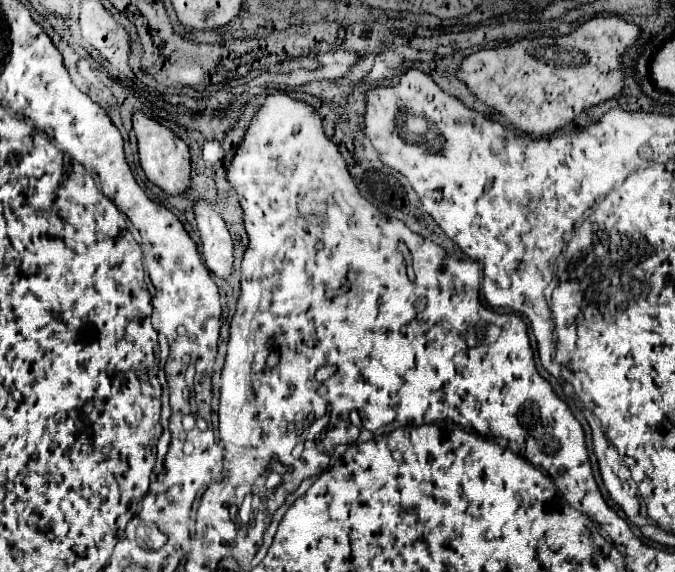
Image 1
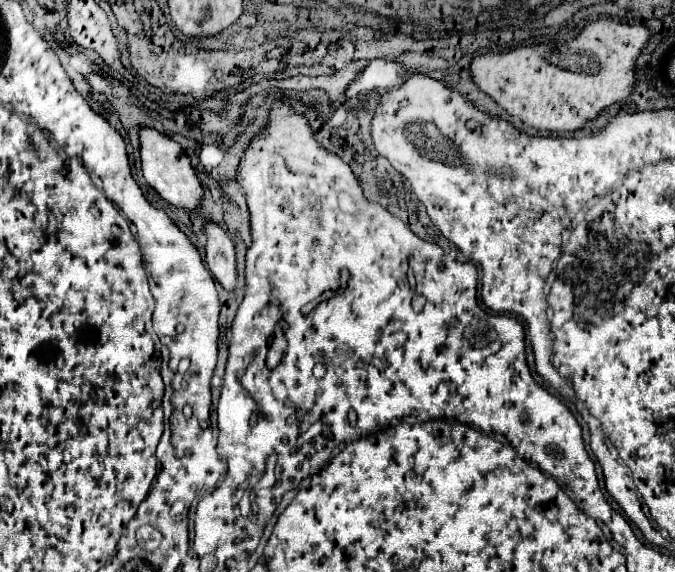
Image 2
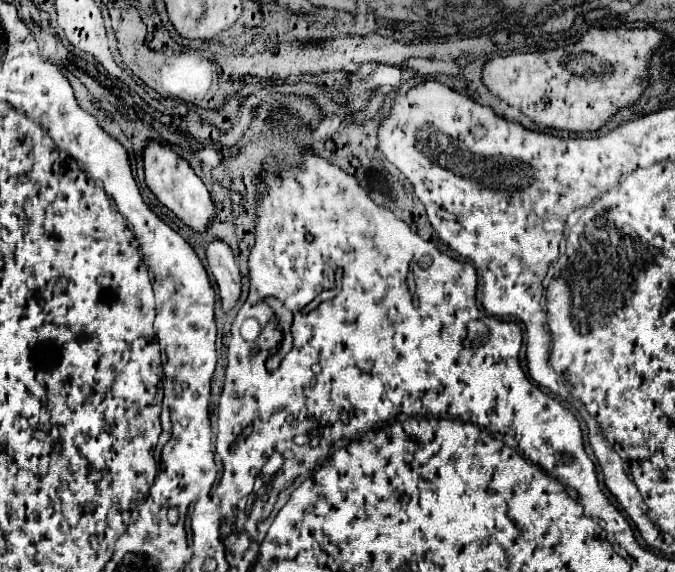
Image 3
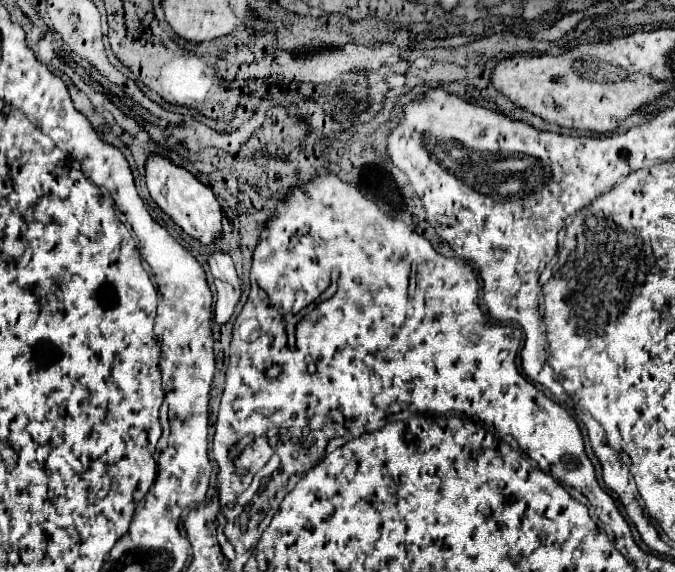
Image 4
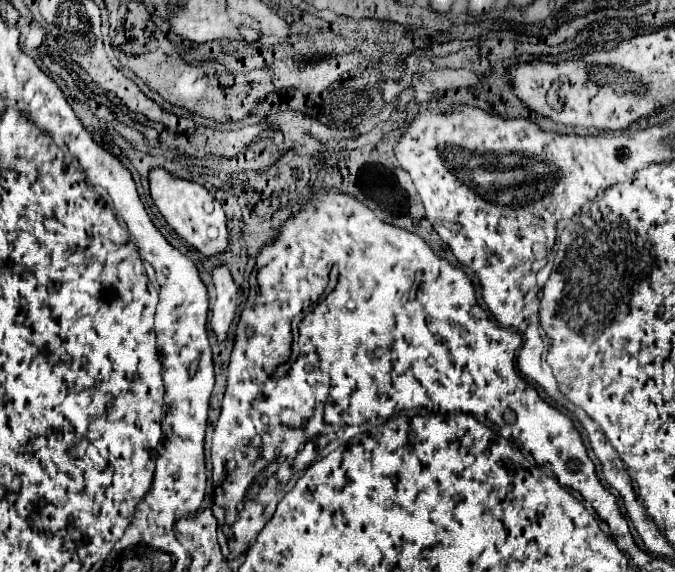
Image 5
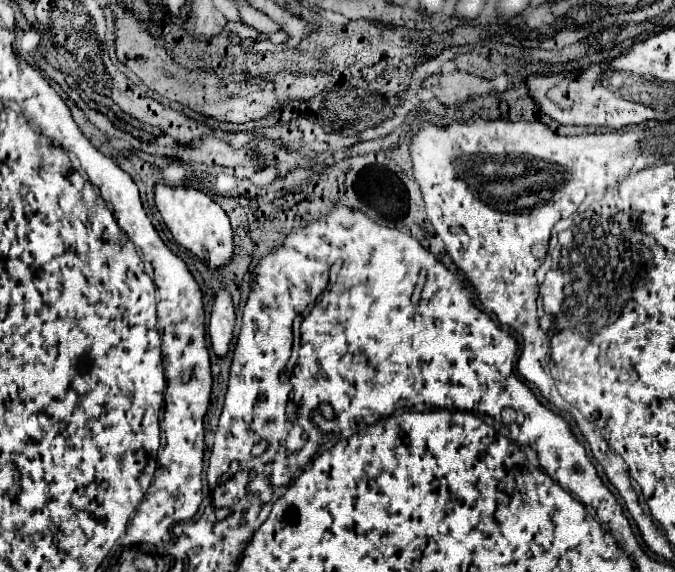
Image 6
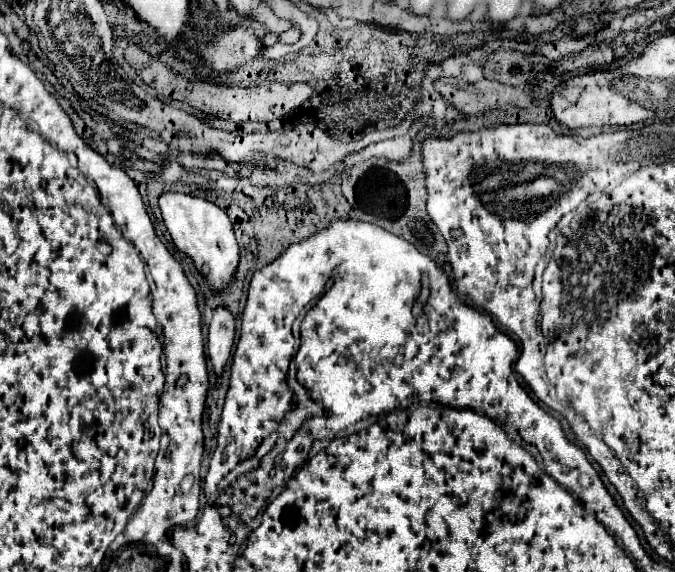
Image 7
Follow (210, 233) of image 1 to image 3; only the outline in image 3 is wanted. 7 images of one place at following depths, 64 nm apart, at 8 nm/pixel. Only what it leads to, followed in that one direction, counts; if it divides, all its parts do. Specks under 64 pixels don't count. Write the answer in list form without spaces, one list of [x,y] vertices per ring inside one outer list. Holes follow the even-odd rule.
[[[214,240],[206,250],[206,258],[220,292],[222,310],[230,312],[240,298],[240,270],[234,260],[234,254],[228,244]]]

